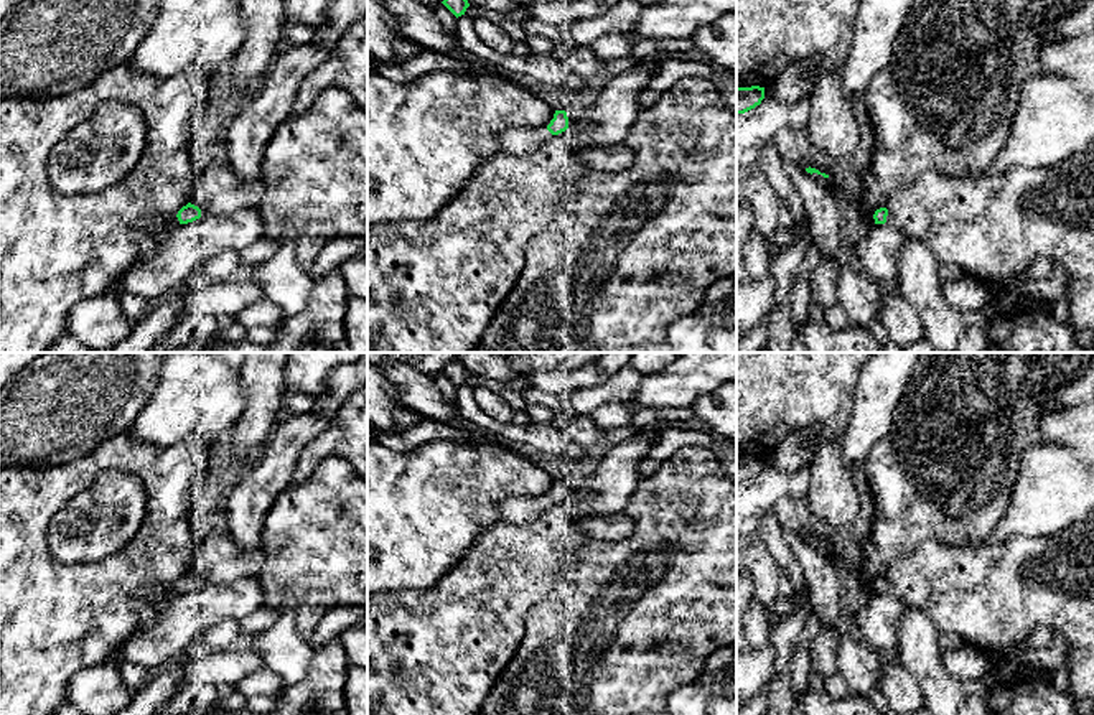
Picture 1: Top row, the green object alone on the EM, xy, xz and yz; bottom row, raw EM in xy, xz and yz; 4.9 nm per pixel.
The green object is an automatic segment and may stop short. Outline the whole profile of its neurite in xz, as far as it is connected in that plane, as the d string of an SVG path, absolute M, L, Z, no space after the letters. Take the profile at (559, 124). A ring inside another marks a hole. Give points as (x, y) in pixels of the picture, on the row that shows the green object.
M555 110L547 127L509 127L501 133L501 148L498 153L522 155L535 152L544 142L568 129L565 110Z

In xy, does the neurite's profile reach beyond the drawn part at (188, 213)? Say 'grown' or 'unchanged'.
grown

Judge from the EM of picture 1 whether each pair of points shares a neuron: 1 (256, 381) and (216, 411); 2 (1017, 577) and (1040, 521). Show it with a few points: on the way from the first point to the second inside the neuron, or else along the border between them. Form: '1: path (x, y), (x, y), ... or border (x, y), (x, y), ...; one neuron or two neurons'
1: border (241, 373), (244, 406), (239, 417), (229, 427); two neurons
2: border (1070, 524), (1055, 534), (1009, 536), (1004, 541); two neurons

